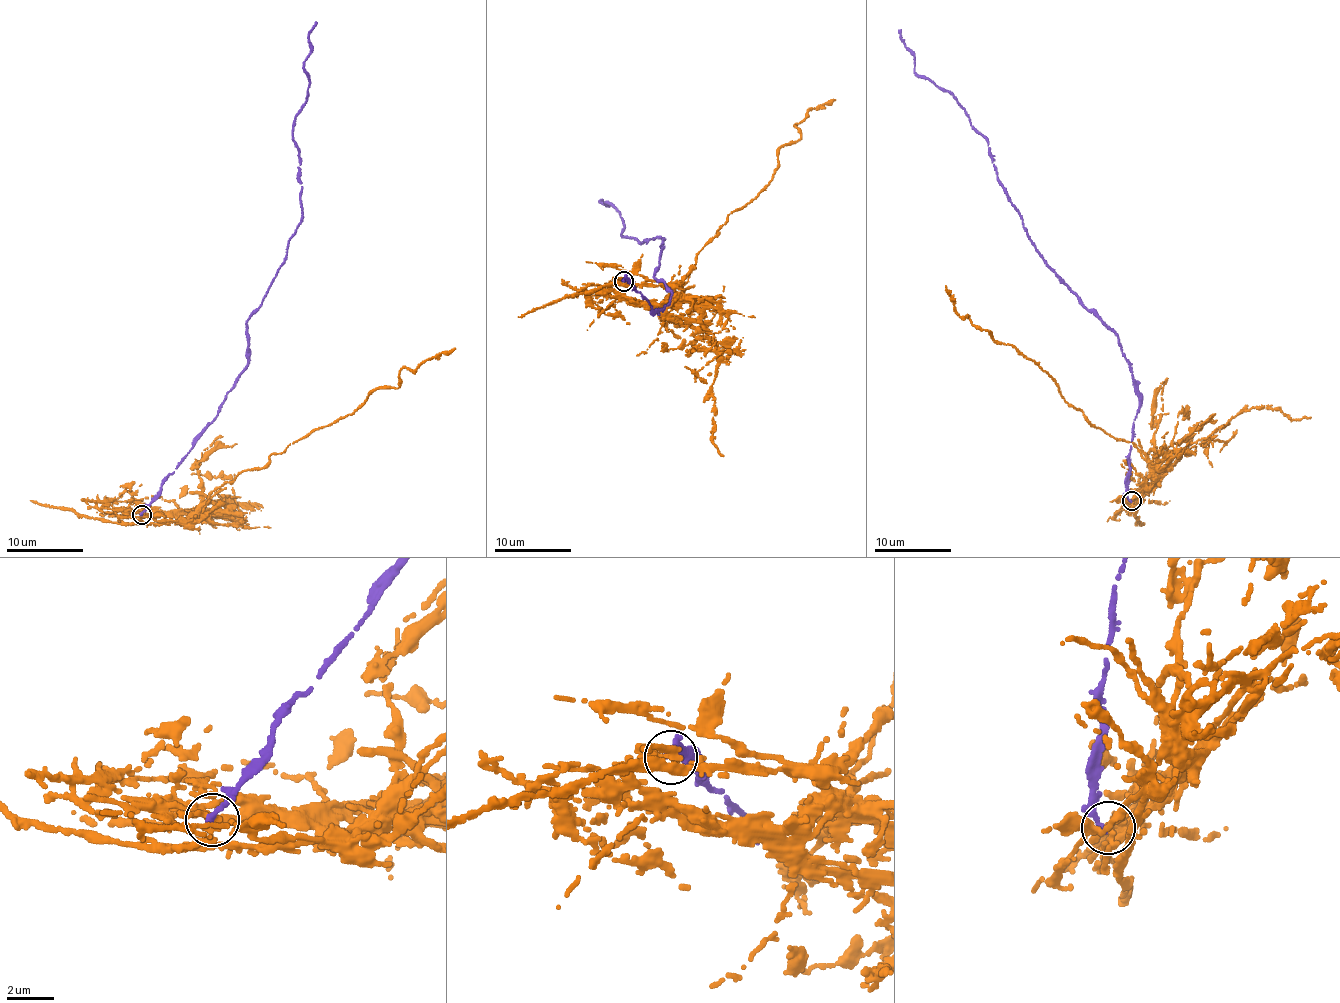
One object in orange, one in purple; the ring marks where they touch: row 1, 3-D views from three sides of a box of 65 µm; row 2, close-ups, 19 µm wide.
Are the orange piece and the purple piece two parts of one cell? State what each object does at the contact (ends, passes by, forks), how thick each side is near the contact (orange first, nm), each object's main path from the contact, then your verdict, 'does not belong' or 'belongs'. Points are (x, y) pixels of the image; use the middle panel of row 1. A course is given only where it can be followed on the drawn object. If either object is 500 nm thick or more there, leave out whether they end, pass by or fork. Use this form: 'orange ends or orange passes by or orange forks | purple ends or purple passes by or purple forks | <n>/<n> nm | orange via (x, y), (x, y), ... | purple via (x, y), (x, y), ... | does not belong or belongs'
orange forks | purple ends | 190/260 nm | orange via (624, 282), (680, 292), (699, 250), (768, 184), (780, 148), (800, 138), (794, 125), (835, 101) | purple via (624, 280), (653, 313), (670, 301), (653, 273), (662, 239), (622, 238), (619, 211), (603, 200) | does not belong

